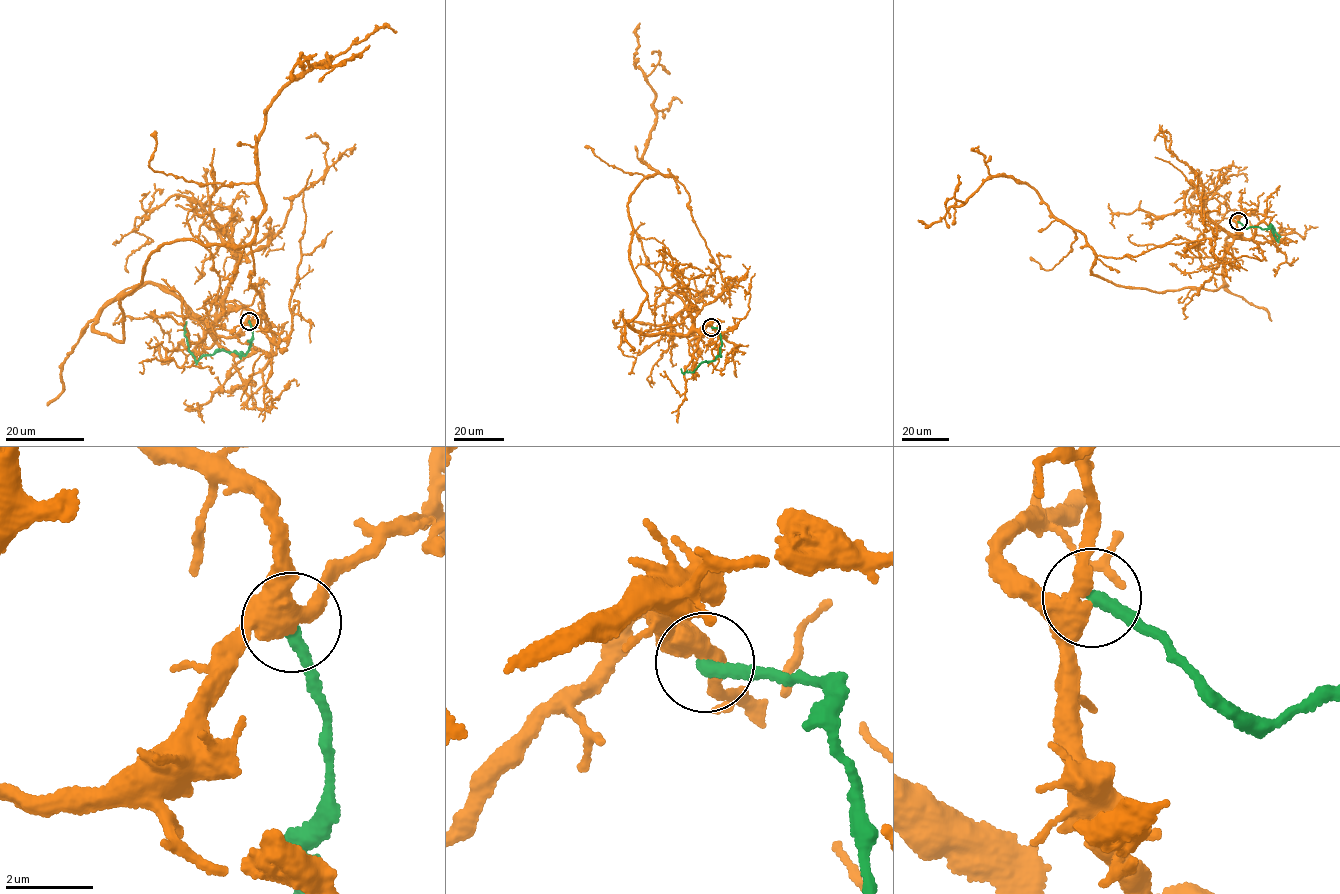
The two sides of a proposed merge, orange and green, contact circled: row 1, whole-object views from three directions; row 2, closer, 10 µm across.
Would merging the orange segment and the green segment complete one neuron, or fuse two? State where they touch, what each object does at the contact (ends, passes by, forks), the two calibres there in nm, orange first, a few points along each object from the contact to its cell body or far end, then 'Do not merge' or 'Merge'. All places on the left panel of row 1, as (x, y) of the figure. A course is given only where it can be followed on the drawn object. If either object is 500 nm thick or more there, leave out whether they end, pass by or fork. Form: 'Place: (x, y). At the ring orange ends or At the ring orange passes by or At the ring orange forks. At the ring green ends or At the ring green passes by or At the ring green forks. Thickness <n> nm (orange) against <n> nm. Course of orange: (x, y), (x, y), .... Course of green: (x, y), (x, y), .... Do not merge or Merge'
Place: (249, 321). At the ring orange passes by. At the ring green ends. Thickness 420 nm (orange) against 320 nm. Course of orange: (249, 321), (214, 332), (243, 306), (276, 344), (257, 144), (316, 54). Course of green: (249, 321), (250, 343), (244, 356), (217, 349), (198, 360), (189, 350), (184, 333), (186, 321). Do not merge

